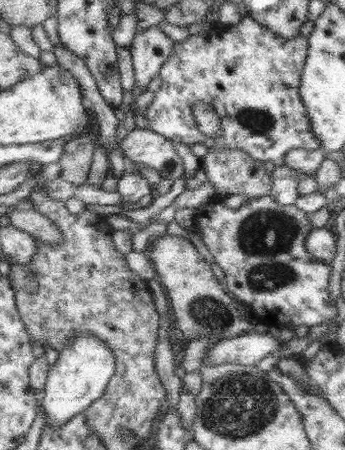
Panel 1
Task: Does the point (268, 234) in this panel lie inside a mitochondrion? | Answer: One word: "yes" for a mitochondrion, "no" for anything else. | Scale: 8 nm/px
yes

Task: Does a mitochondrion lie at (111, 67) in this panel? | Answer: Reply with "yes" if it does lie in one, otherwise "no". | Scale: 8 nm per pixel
no

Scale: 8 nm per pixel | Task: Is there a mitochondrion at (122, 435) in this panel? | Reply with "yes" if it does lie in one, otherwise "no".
yes

